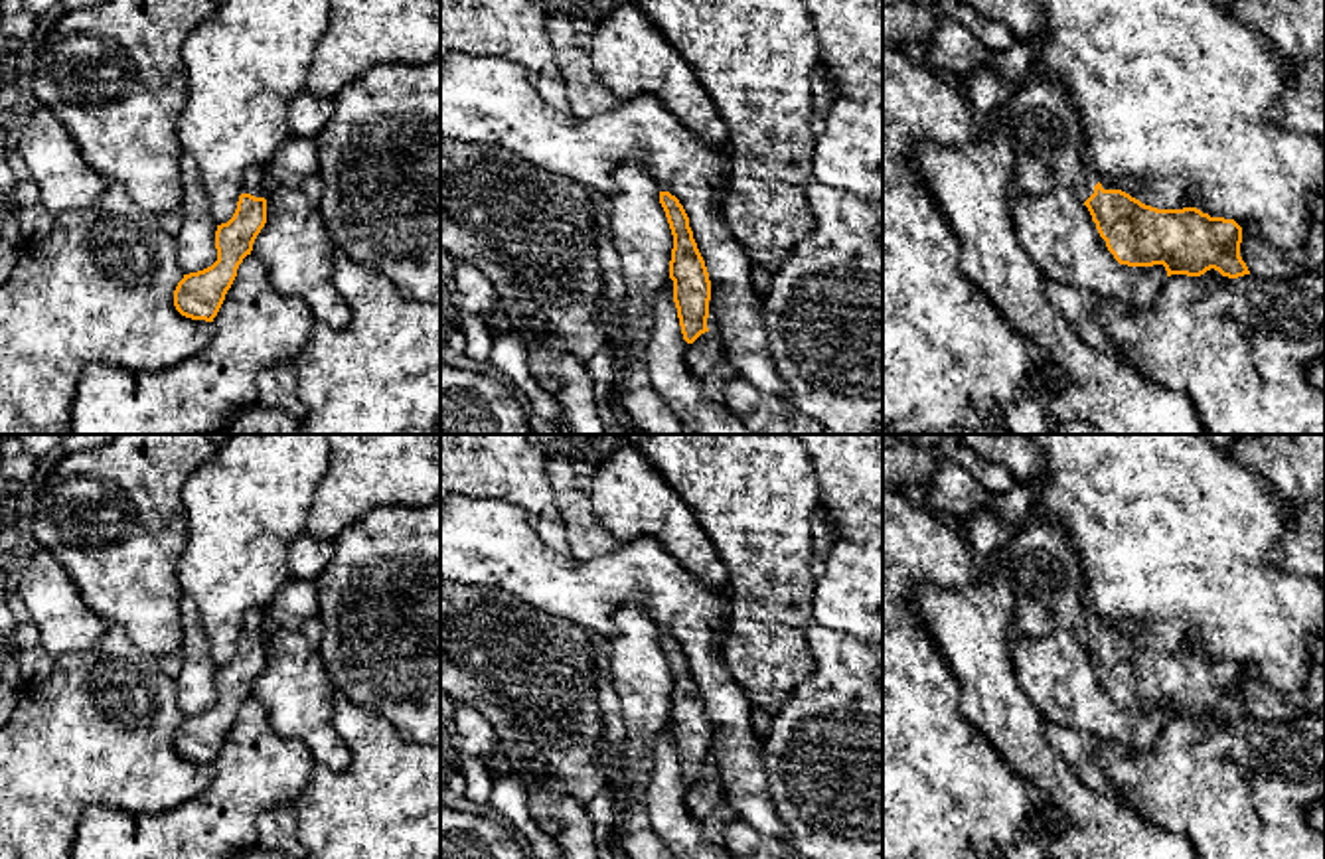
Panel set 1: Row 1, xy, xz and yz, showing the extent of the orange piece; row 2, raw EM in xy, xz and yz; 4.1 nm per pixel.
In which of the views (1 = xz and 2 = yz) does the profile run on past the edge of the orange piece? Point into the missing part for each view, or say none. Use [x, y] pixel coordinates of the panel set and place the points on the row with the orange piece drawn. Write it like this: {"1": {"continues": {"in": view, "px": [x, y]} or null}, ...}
{"1": {"continues": null}, "2": {"continues": {"in": "yz", "px": [1045, 129]}}}

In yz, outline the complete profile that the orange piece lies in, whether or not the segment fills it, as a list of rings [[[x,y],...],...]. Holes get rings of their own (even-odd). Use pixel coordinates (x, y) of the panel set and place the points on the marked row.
[[[1033,73],[1011,91],[993,120],[1001,117],[1015,154],[1017,190],[1029,195],[1047,195],[1056,190],[1074,194],[1088,207],[1100,237],[1120,265],[1163,265],[1167,276],[1201,276],[1210,269],[1228,278],[1250,274],[1240,257],[1242,227],[1234,219],[1210,217],[1197,207],[1157,209],[1145,205],[1094,170],[1078,109],[1060,83]]]

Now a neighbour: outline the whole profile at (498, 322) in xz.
[[[500,300],[490,310],[490,314],[486,316],[484,324],[490,330],[492,338],[498,336],[498,334],[511,334],[525,346],[525,350],[537,346],[543,340],[551,340],[551,334],[535,332],[531,328],[523,328],[521,322],[511,320],[507,316],[507,312],[504,310]]]

